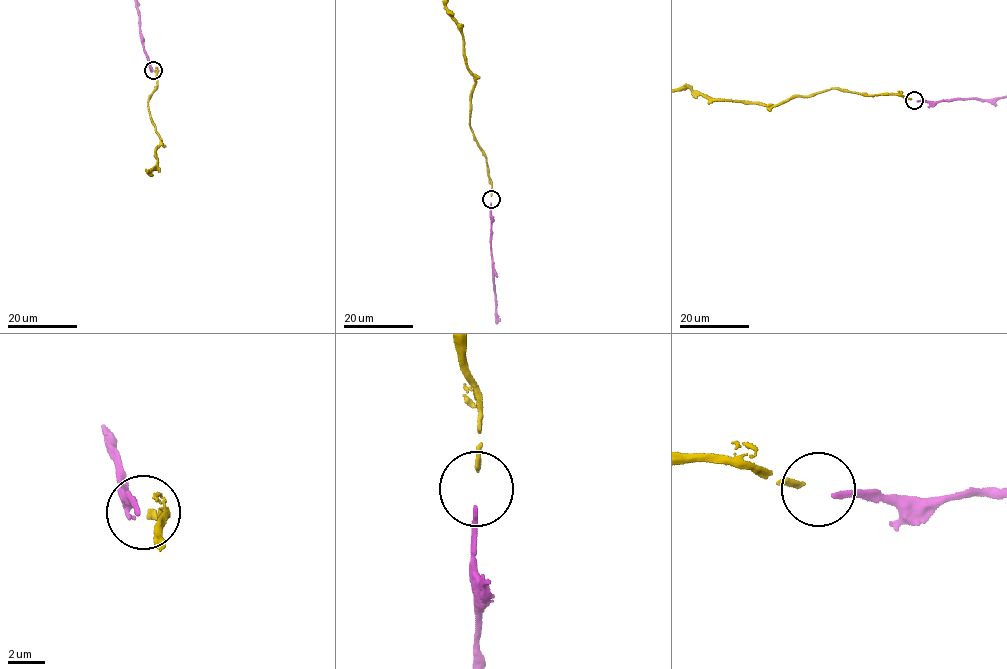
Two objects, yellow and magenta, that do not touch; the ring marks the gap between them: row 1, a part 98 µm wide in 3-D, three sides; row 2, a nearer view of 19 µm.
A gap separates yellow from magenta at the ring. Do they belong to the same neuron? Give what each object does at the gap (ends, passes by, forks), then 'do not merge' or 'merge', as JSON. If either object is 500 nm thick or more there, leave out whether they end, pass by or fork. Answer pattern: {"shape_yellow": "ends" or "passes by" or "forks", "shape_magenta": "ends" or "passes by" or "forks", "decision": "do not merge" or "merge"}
{"shape_yellow": "ends", "shape_magenta": "ends", "decision": "merge"}

